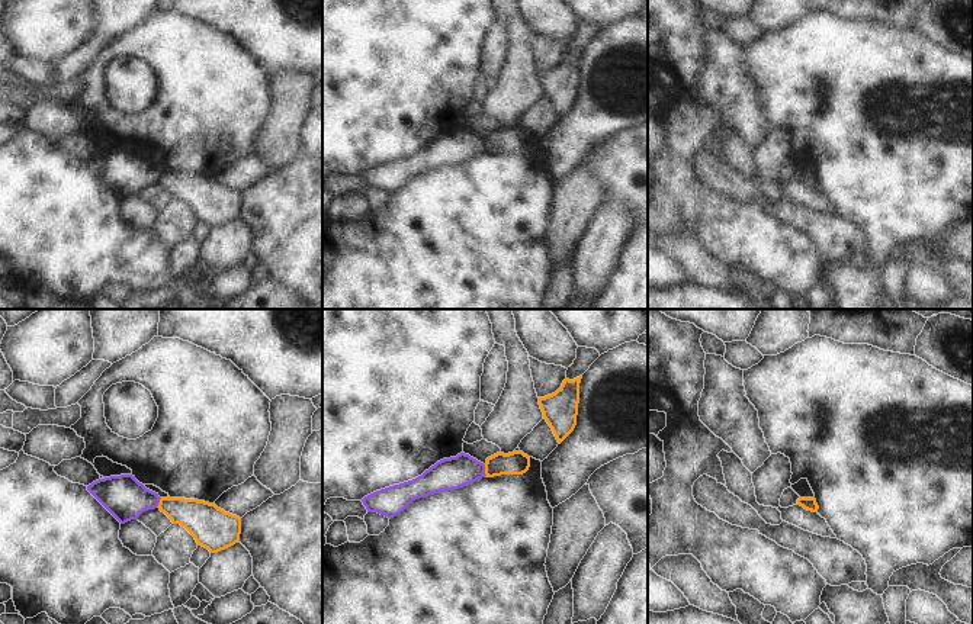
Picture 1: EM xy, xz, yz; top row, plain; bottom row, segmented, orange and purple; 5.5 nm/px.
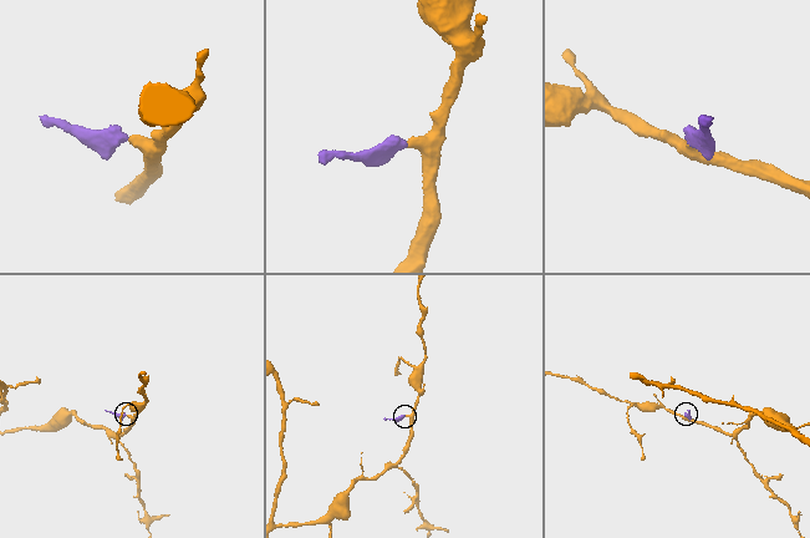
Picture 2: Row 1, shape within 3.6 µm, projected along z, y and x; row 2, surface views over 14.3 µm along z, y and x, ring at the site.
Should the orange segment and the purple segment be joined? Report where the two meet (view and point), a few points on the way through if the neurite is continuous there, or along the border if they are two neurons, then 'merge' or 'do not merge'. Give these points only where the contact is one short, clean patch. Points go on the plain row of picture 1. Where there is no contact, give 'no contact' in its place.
xz (485, 145) | along xz (484, 140), (487, 150) | do not merge

